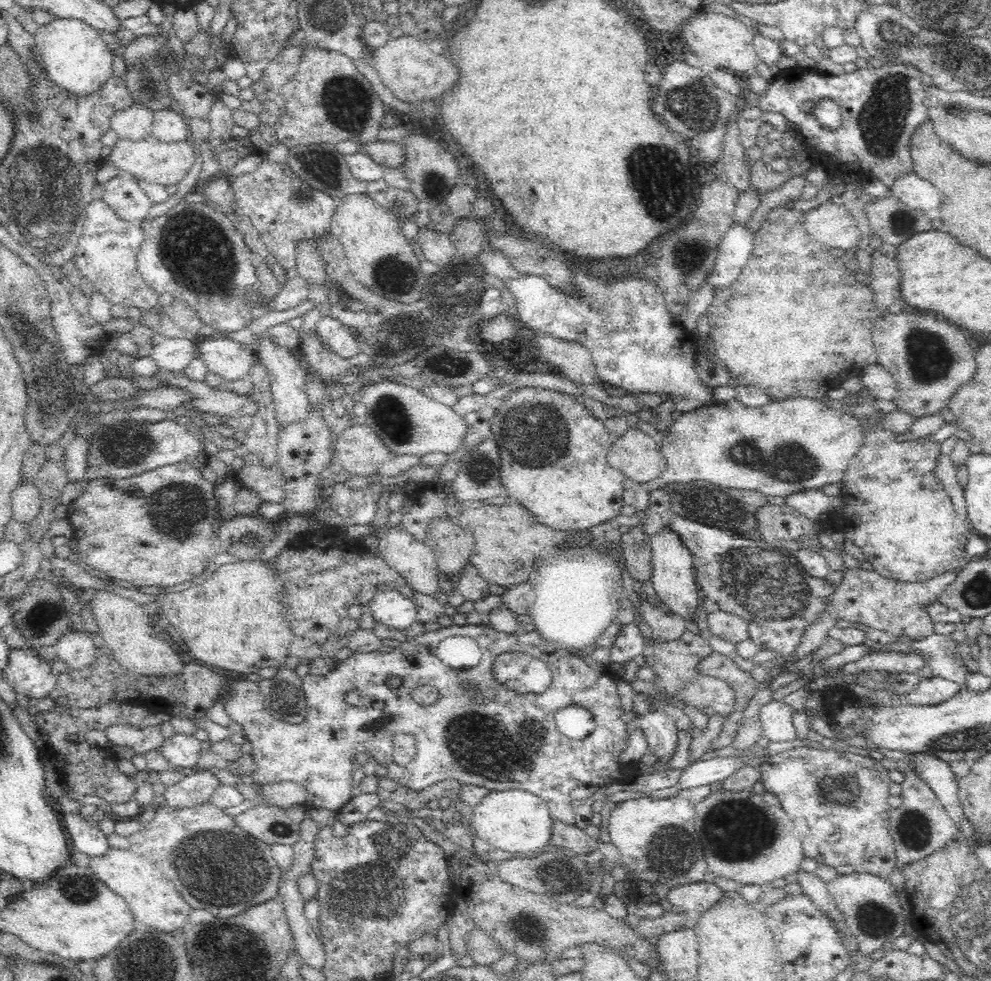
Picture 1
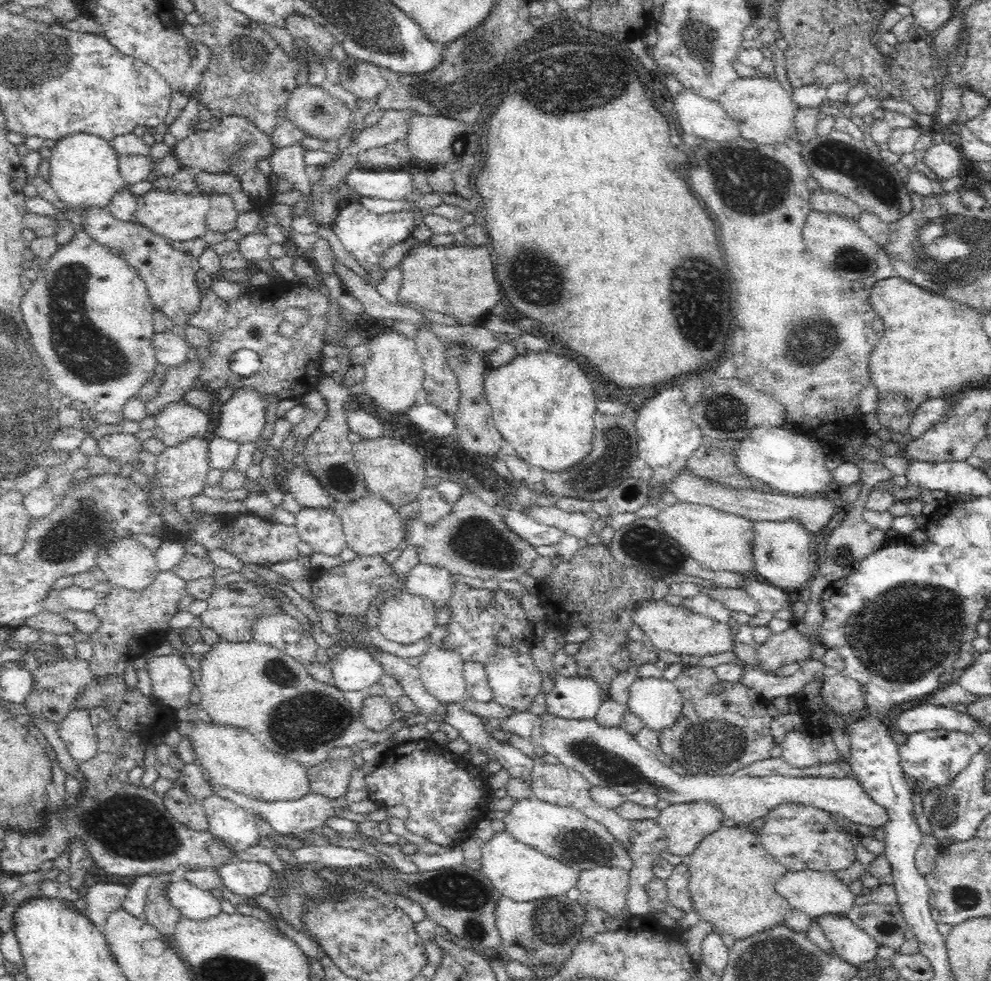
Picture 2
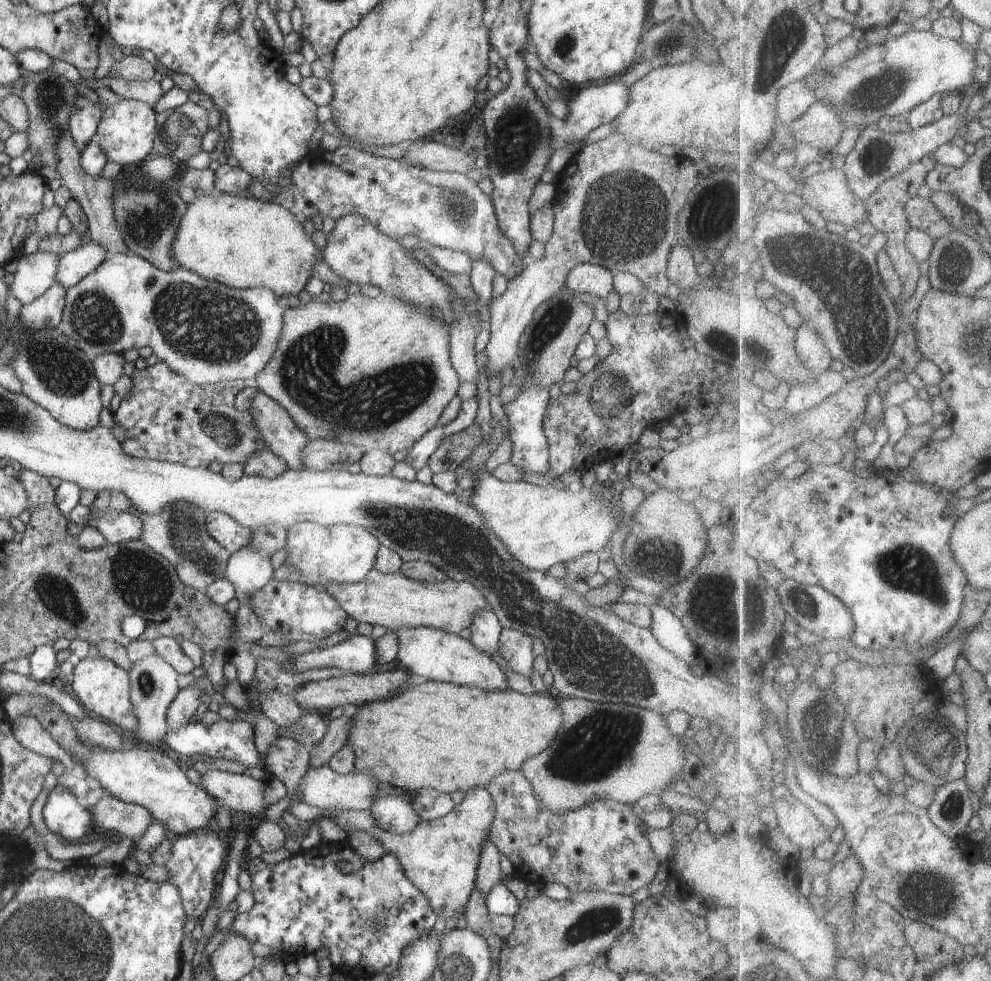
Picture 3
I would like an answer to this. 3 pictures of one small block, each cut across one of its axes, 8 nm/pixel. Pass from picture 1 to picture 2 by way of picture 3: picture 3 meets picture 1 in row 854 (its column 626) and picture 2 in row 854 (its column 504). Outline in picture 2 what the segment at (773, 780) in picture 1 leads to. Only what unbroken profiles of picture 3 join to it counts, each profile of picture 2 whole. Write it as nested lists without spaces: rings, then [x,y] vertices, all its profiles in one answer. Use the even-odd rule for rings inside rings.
[[[787,802],[775,806],[765,816],[762,830],[758,832],[763,847],[788,871],[812,869],[820,872],[838,872],[852,866],[856,857],[856,844],[848,833],[848,826],[834,820],[834,813],[806,806],[796,802]]]

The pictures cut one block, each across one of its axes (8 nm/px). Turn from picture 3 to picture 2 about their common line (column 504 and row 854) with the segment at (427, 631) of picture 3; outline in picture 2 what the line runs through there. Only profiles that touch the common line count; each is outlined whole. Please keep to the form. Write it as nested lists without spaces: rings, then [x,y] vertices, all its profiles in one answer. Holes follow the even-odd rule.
[[[676,803],[662,809],[655,820],[668,837],[668,854],[687,857],[706,836],[722,828],[724,813],[712,803]]]

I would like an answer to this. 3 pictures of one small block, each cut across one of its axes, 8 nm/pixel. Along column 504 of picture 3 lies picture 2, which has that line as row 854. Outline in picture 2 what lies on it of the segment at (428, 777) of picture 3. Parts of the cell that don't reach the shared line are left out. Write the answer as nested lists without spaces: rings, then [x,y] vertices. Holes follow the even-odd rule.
[[[746,825],[718,828],[699,842],[692,854],[683,858],[688,866],[690,878],[688,889],[692,896],[693,909],[700,915],[700,920],[710,922],[716,934],[730,934],[735,940],[748,938],[760,931],[768,930],[783,921],[784,915],[792,908],[786,898],[776,893],[775,884],[788,872],[763,847],[759,835]]]

